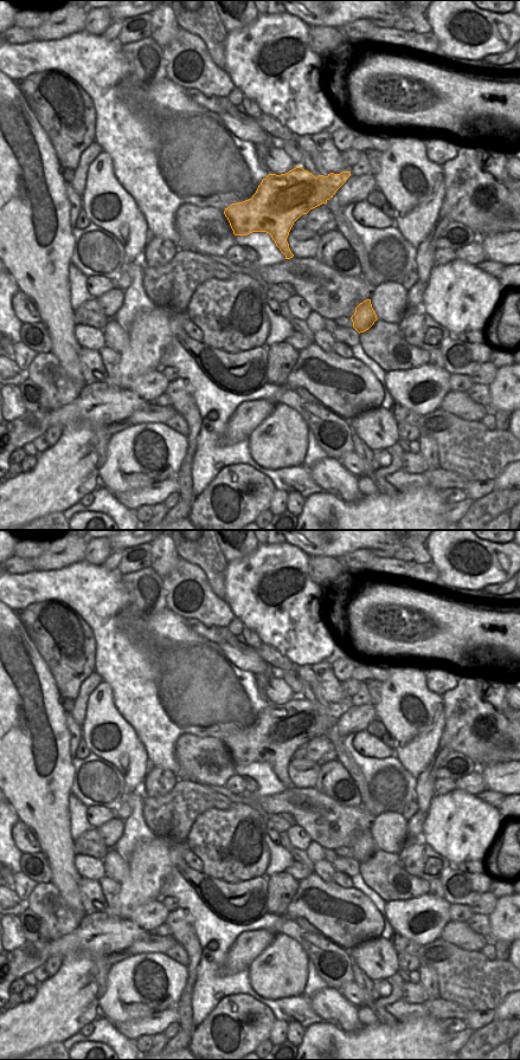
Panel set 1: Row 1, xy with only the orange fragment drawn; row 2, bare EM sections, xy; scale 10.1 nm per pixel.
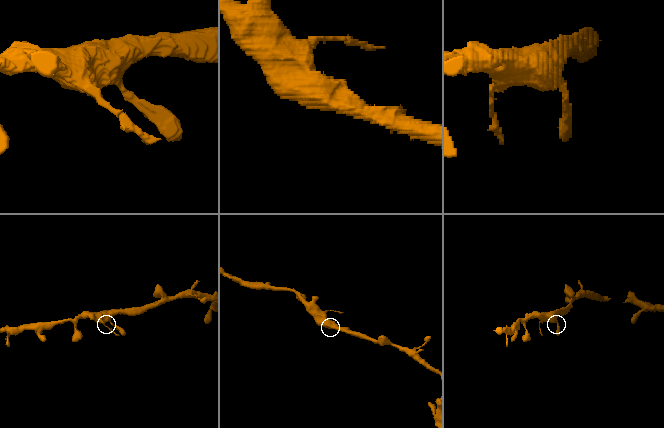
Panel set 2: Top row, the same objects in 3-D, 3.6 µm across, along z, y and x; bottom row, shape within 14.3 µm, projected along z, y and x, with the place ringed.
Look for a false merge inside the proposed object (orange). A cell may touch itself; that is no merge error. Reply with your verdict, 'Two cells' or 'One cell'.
One cell

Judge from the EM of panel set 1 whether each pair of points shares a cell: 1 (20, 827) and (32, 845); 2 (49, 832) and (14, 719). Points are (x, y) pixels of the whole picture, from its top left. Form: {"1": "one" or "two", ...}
{"1": "one", "2": "one"}

